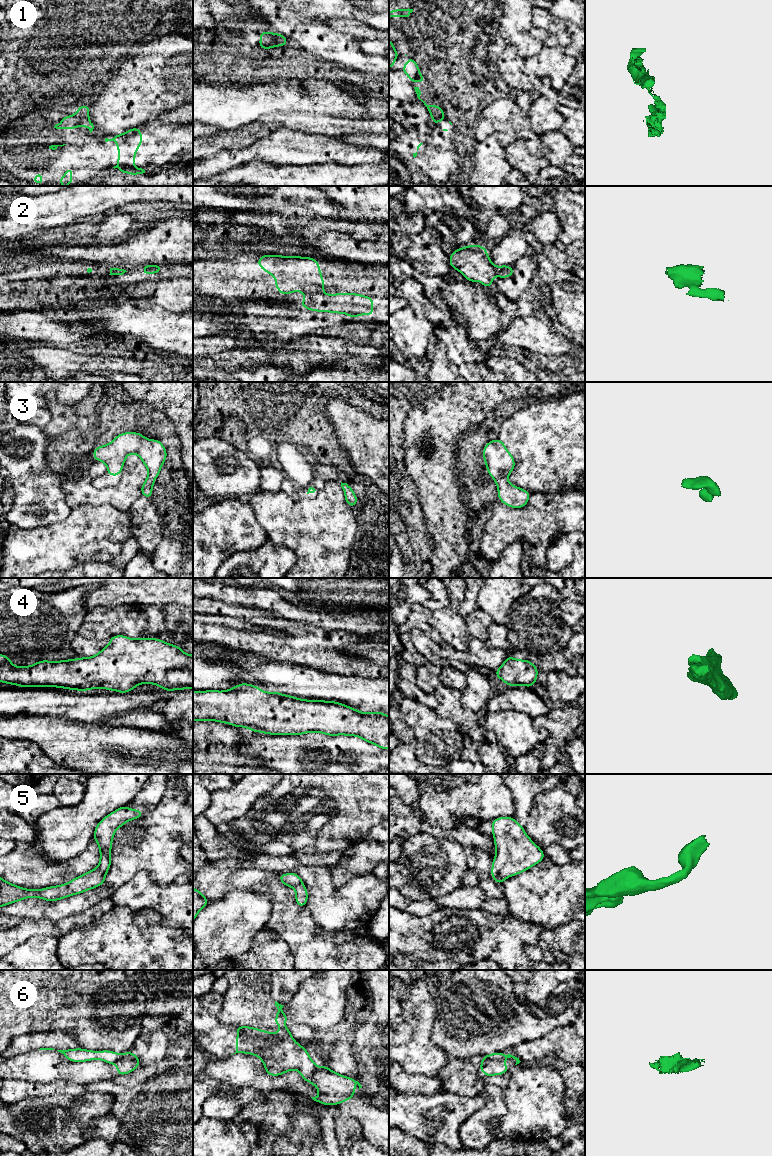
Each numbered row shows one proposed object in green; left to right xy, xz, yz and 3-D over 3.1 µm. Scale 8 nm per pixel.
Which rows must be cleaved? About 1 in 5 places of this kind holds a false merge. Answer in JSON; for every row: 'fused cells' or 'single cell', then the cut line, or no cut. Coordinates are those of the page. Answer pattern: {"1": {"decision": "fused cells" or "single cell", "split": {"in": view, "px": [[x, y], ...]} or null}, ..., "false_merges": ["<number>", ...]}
{"1": {"decision": "fused cells", "split": {"in": "xz", "px": [[275, 34], [274, 40], [278, 45]]}}, "2": {"decision": "single cell", "split": null}, "3": {"decision": "single cell", "split": null}, "4": {"decision": "single cell", "split": null}, "5": {"decision": "single cell", "split": null}, "6": {"decision": "fused cells", "split": {"in": "yz", "px": [[505, 1055], [490, 1059], [478, 1067]]}}, "false_merges": ["1", "6"]}

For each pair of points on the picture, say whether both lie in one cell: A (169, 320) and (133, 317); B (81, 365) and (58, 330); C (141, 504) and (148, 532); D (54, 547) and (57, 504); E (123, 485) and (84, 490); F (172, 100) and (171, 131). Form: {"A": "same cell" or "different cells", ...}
{"A": "same cell", "B": "different cells", "C": "same cell", "D": "different cells", "E": "same cell", "F": "different cells"}

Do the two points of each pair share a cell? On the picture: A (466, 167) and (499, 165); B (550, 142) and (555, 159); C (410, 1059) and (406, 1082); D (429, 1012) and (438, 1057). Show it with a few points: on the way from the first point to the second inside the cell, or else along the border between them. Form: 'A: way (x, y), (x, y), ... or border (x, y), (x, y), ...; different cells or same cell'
A: way (474, 167), (491, 166); same cell
B: way (554, 146), (555, 155); same cell
C: border (399, 1064), (409, 1073), (421, 1073), (431, 1077); different cells
D: way (425, 1023), (425, 1044), (427, 1046); same cell

